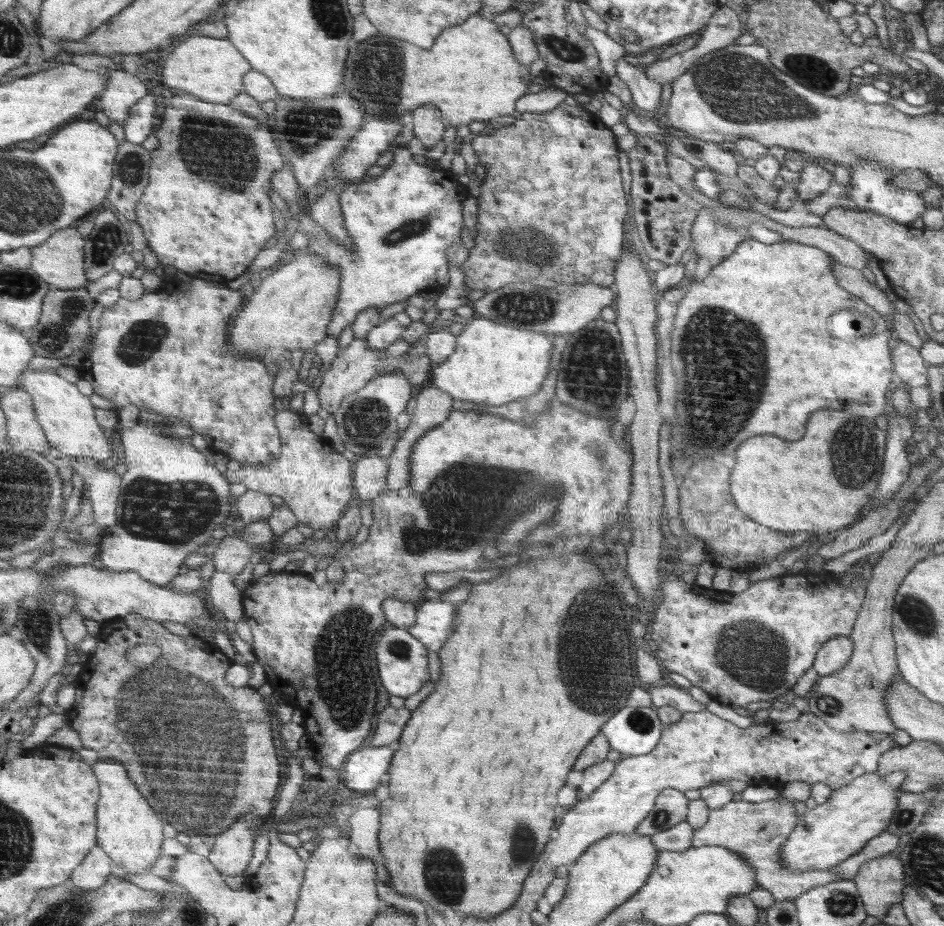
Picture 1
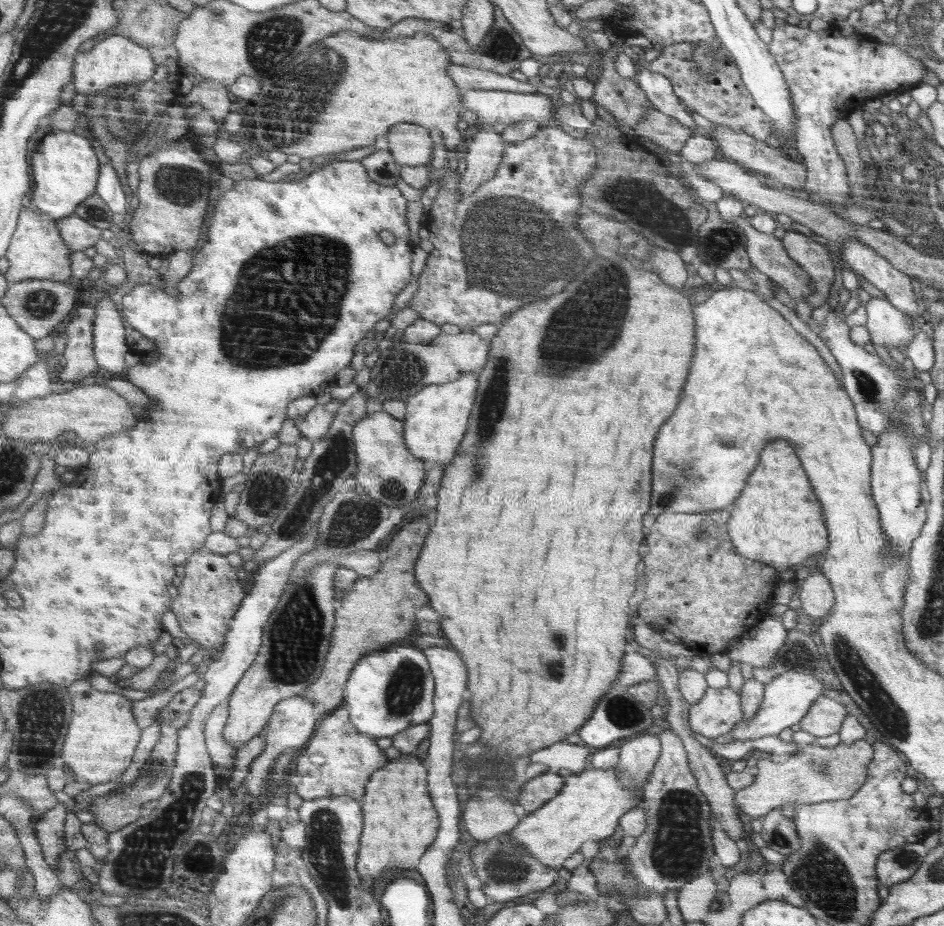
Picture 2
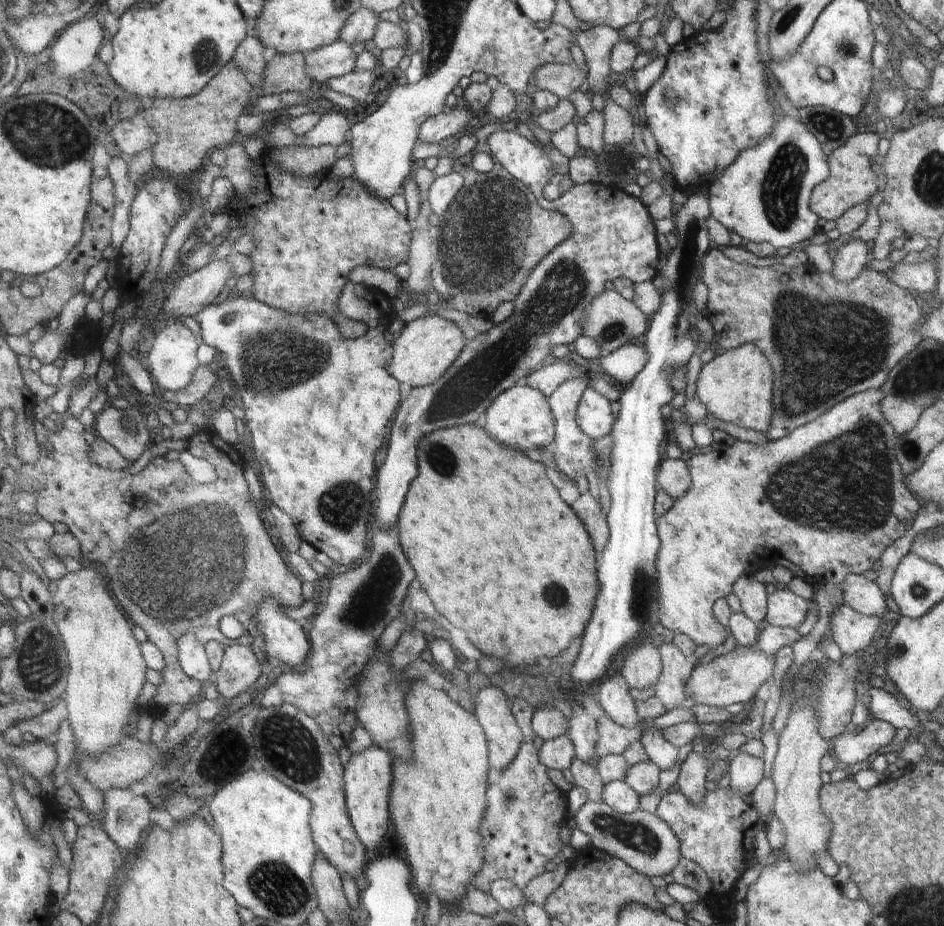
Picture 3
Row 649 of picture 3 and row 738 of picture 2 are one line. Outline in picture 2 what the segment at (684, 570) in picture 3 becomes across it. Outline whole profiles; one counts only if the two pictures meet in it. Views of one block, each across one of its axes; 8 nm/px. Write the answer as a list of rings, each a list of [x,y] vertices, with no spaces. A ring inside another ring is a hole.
[[[729,686],[706,689],[704,696],[689,708],[688,724],[693,733],[710,740],[723,740],[744,718],[741,694]]]

